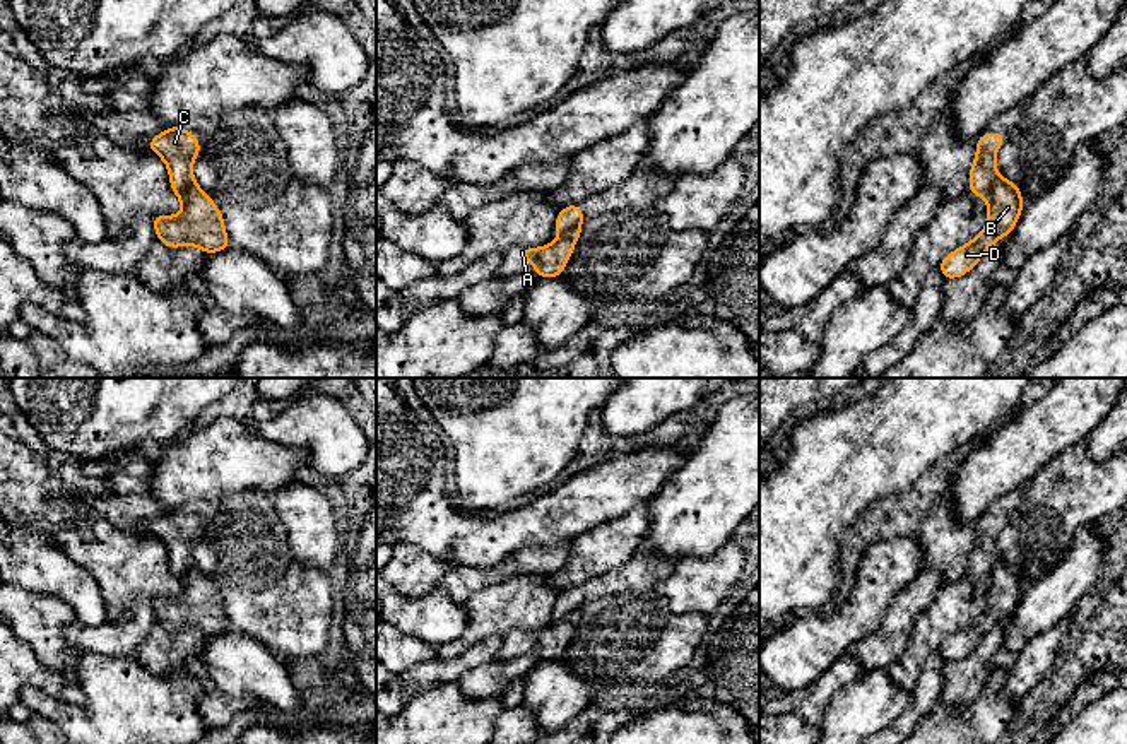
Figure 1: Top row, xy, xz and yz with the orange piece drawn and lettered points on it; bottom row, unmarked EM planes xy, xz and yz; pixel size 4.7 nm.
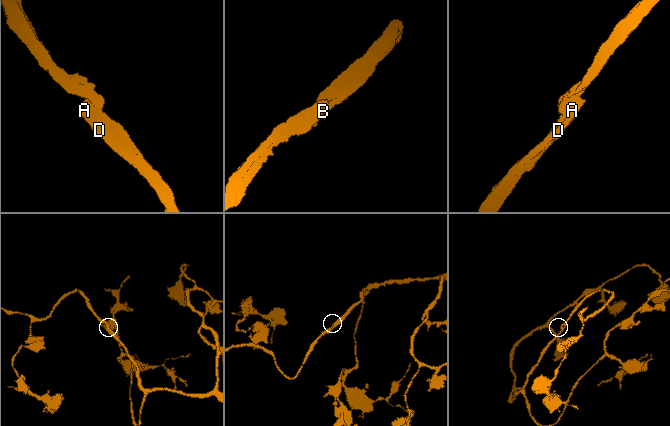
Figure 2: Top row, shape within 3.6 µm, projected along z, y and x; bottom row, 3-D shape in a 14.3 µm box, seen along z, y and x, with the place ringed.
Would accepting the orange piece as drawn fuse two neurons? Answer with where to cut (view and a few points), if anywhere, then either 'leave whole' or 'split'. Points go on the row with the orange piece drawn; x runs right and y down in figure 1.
cut in xy along (194, 180), (182, 200); split

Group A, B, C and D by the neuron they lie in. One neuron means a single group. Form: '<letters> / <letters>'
A B D / C

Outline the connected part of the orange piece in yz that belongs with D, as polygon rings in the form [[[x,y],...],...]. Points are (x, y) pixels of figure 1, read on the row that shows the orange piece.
[[[999,176],[990,188],[985,229],[942,258],[939,265],[942,277],[949,280],[968,274],[995,241],[1012,233],[1023,207],[1019,186]]]

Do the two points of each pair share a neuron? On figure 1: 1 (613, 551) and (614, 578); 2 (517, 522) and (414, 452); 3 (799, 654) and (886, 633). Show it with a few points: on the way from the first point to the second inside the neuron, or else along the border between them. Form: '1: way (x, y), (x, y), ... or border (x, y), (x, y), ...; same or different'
1: border (637, 549), (619, 566), (578, 585); different
2: way (484, 525), (460, 525), (419, 484); same
3: border (886, 609), (881, 623), (847, 652); different

